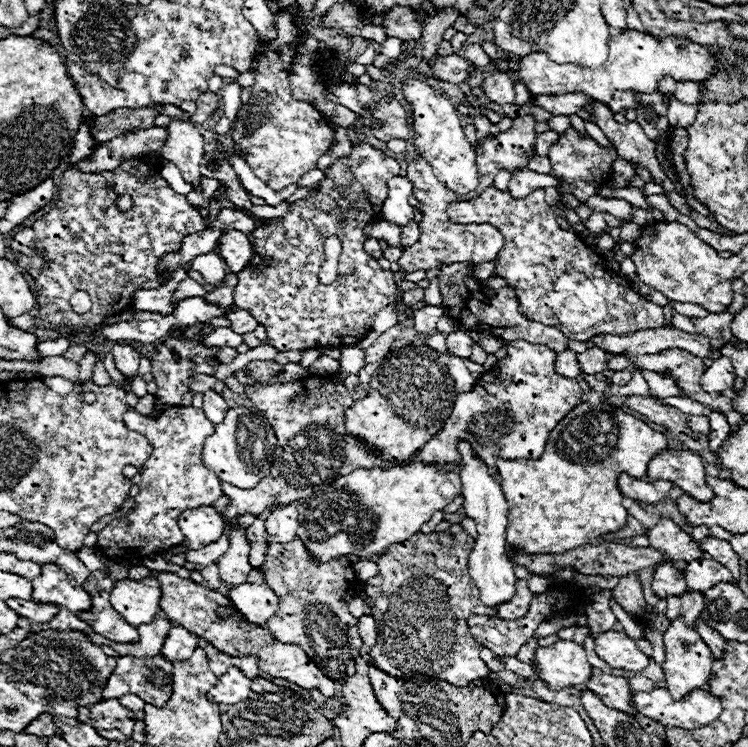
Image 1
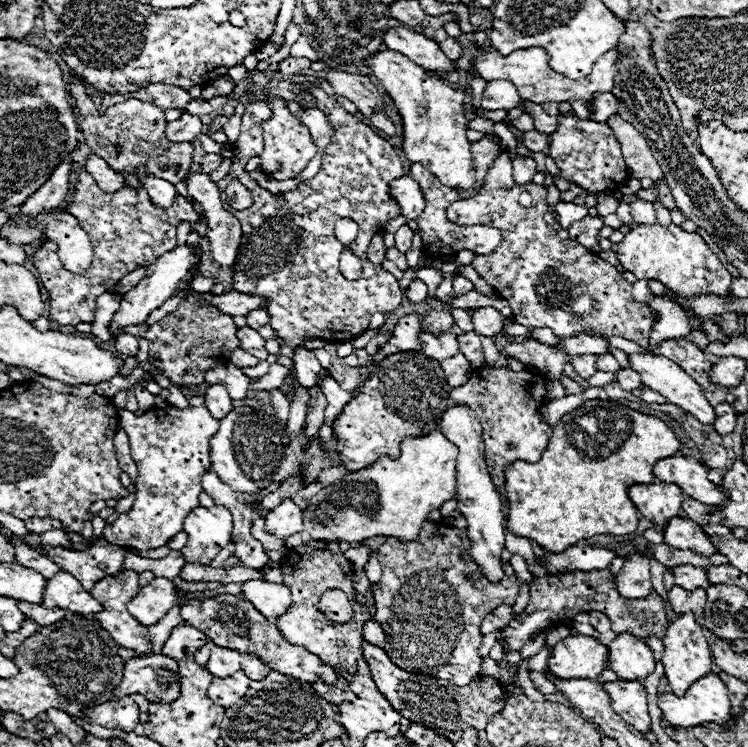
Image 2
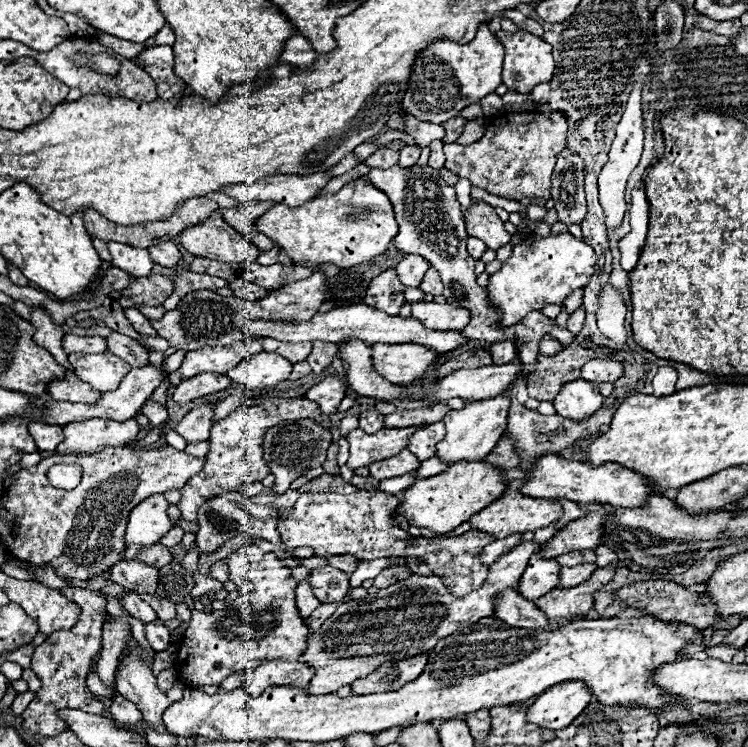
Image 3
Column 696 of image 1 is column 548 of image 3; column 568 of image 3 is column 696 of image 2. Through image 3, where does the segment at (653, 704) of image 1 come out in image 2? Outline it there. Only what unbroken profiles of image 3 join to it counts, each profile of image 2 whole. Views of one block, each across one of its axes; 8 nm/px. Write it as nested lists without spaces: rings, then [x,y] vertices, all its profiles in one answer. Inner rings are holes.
[[[706,674],[700,680],[696,680],[682,698],[674,694],[660,694],[658,706],[662,708],[662,716],[668,718],[674,726],[698,726],[700,722],[726,722],[730,718],[732,702],[728,696],[728,688],[720,680],[718,674]]]

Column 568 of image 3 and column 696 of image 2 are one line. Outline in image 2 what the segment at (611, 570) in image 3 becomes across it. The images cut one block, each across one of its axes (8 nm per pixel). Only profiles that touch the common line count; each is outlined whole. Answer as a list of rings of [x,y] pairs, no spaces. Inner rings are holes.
[[[672,586],[668,590],[668,602],[676,614],[692,612],[696,618],[702,618],[706,604],[706,590],[684,590],[682,586]]]

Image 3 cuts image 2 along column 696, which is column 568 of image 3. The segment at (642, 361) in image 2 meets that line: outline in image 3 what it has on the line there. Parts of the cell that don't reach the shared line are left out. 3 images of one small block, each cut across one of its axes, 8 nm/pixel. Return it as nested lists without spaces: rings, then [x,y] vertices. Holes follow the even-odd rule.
[[[578,378],[560,390],[560,394],[556,396],[552,404],[556,408],[556,414],[568,420],[580,422],[580,420],[590,418],[602,408],[604,396],[598,392],[596,386]]]

